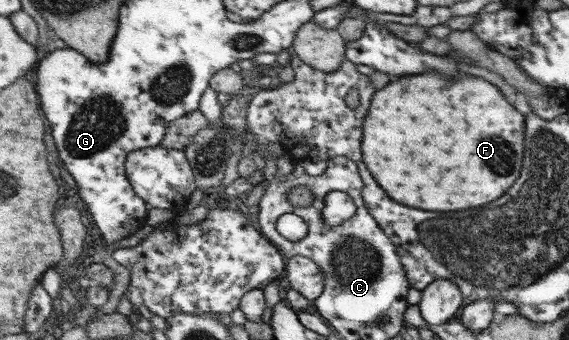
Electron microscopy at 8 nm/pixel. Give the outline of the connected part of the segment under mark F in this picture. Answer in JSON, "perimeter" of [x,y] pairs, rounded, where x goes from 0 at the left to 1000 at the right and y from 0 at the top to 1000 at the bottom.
{"perimeter":[[[761,209],[750,221],[715,221],[687,238],[659,279],[641,362],[641,479],[649,503],[659,503],[659,526],[677,550],[680,574],[701,585],[701,597],[715,597],[715,609],[747,621],[803,621],[817,615],[817,597],[842,609],[884,574],[909,526],[919,462],[919,350],[921,338],[884,291],[877,262],[849,229],[775,226]]]}

